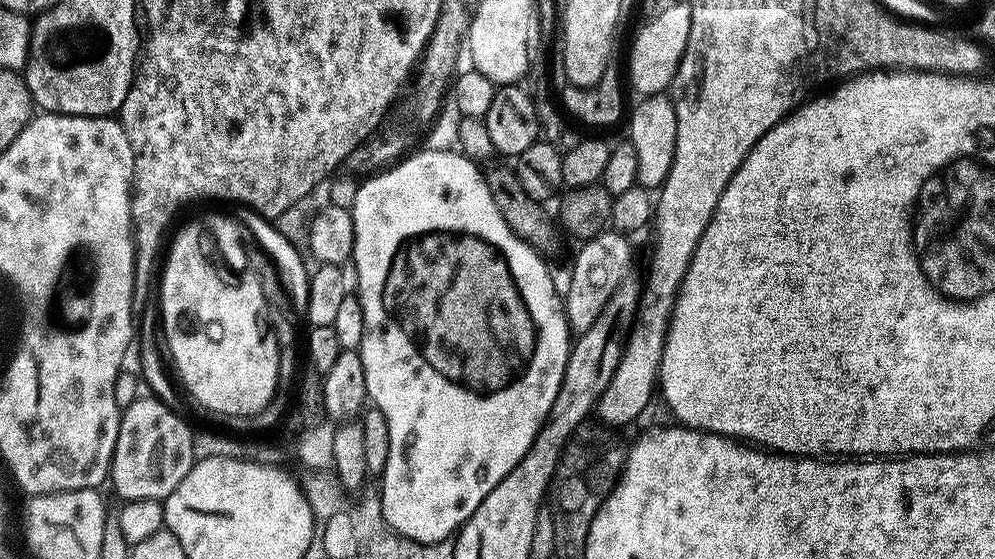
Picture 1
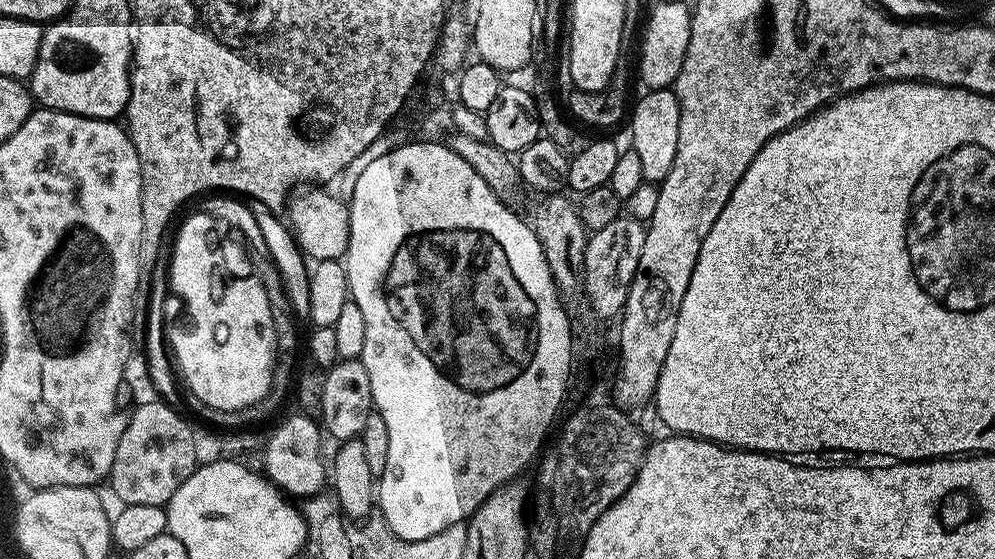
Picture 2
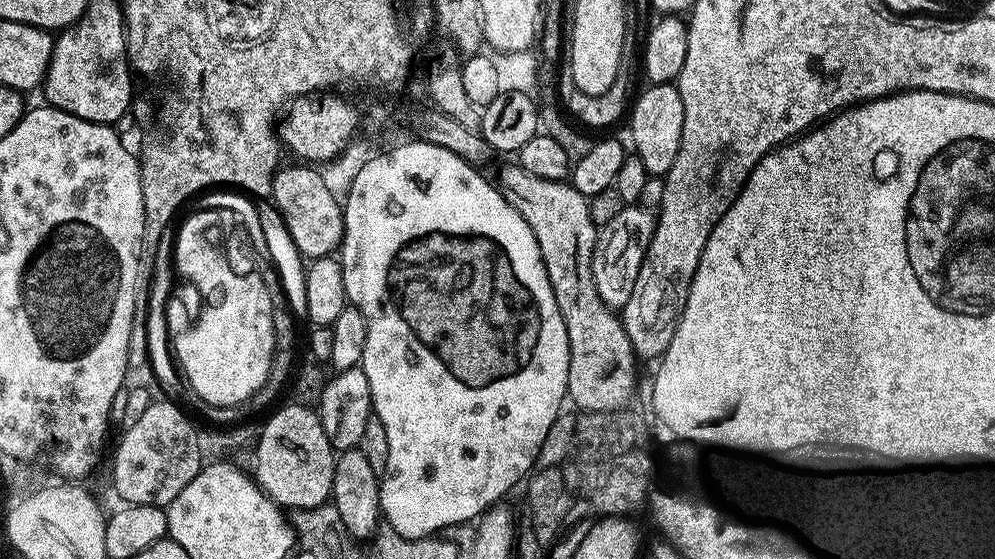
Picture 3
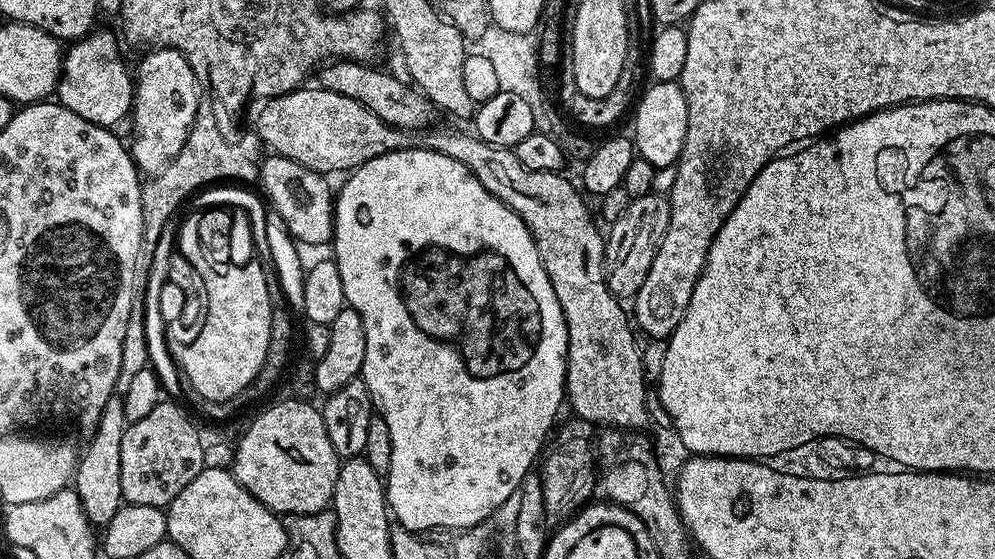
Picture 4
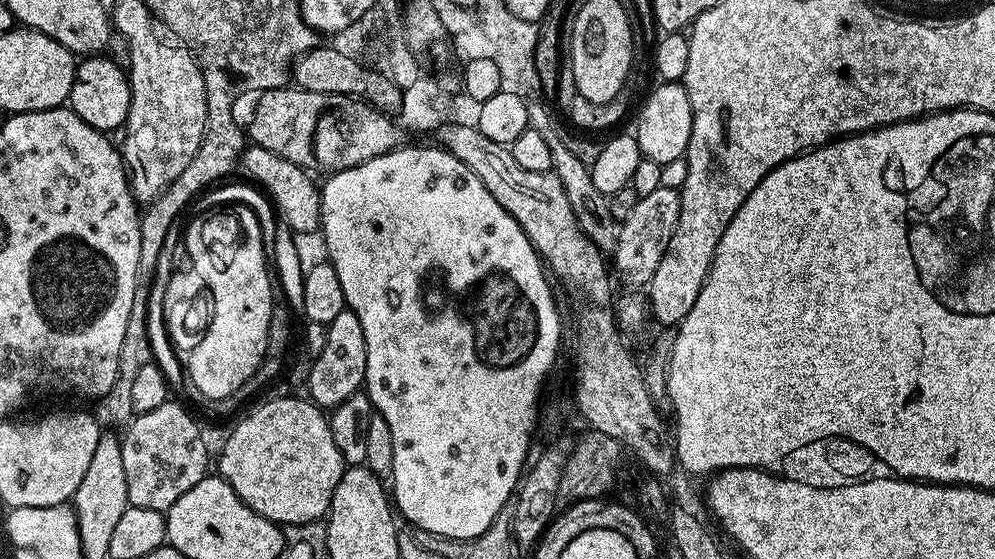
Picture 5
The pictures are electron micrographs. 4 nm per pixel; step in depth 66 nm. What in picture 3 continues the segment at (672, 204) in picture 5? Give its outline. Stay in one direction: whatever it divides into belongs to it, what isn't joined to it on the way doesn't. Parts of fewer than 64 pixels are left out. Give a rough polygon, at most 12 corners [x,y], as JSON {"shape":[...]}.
{"shape":[[625,206],[598,232],[594,286],[623,310],[657,213]]}

